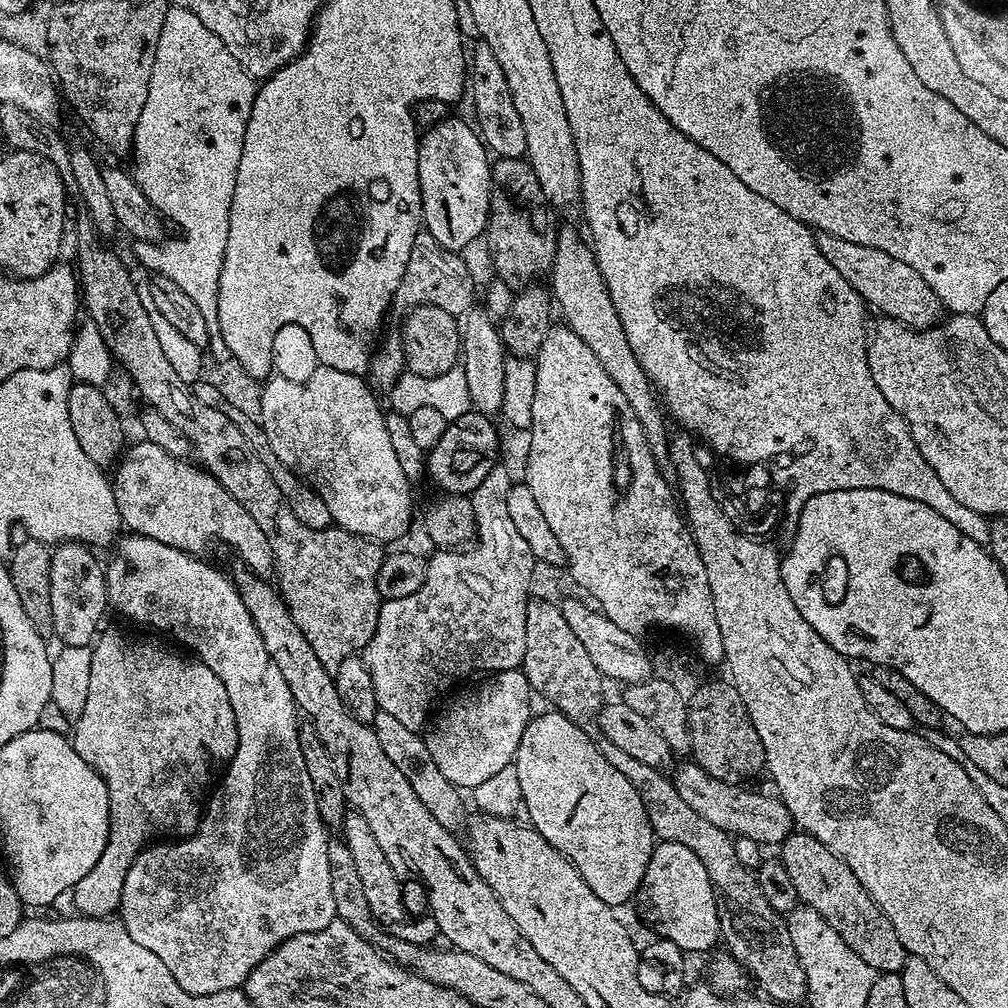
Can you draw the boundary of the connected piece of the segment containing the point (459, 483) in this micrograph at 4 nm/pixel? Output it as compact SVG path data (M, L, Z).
M475 410L462 414L458 419L451 421L442 434L438 446L430 449L426 456L426 472L444 494L471 494L490 474L492 468L497 467L496 455L500 452L500 436L491 424L489 417L483 412Z

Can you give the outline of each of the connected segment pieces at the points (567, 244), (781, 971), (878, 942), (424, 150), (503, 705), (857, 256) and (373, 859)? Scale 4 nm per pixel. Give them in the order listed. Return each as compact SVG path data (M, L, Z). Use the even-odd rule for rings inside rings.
M572 228L559 229L556 232L556 249L550 273L550 295L559 311L560 308L564 311L563 323L572 328L574 334L578 334L578 338L582 338L582 342L586 342L586 346L594 350L594 354L598 354L602 370L606 370L606 374L614 378L614 386L618 386L626 402L630 402L630 410L634 410L634 418L638 418L642 434L646 434L646 442L650 446L652 457L656 459L656 465L662 470L671 469L670 435L668 436L668 428L664 425L665 413L658 403L652 381L648 379L634 354L631 339L626 334L612 301L611 291L600 273L596 254L592 251L589 241L581 236Z
M601 743L599 749L606 758L606 762L610 762L610 766L614 766L614 770L618 770L618 774L622 774L626 778L626 782L630 782L630 786L634 786L634 790L638 790L638 798L642 798L644 803L653 837L657 841L679 842L680 845L687 846L690 850L694 850L694 854L698 854L702 866L706 866L706 874L710 874L710 882L714 886L719 903L722 905L720 931L723 943L728 943L727 951L730 955L742 965L754 984L757 984L764 991L761 993L767 999L777 1005L796 1004L799 1000L801 1003L808 995L808 987L806 986L806 976L798 962L798 954L794 950L794 942L788 933L788 925L762 894L753 869L742 866L742 862L738 862L738 854L734 854L734 846L732 845L733 837L718 830L718 826L713 826L711 822L706 822L706 818L702 818L702 814L698 814L692 807L686 806L686 802L682 802L682 798L678 798L675 783L669 777L667 780L663 771L646 766L646 762L638 762L638 758L626 754L626 750L618 750L618 746L613 744Z
M803 830L793 831L779 845L778 859L790 874L791 885L797 892L799 903L812 908L819 916L826 918L830 926L870 966L877 974L882 972L903 972L908 961L908 951L902 946L902 938L894 934L894 926L890 926L890 918L882 914L882 910L872 901L868 891L854 878L850 866L842 862L818 838L814 838Z
M449 118L447 120L440 120L436 124L431 125L427 129L428 132L419 137L420 145L418 146L418 182L420 183L420 210L422 213L423 227L431 234L435 240L440 243L443 248L449 248L451 252L460 252L464 250L467 244L472 244L476 239L485 235L488 227L488 213L492 210L492 194L494 191L494 185L492 183L492 165L493 161L488 160L490 157L489 149L486 147L483 140L480 138L480 133L471 123L468 124L464 120L455 120L455 118Z
M520 668L494 672L481 680L481 684L465 692L457 691L451 697L452 705L426 732L430 758L434 758L438 770L450 783L461 790L473 790L515 761L518 742L522 742L522 734L534 715L534 693Z
M829 232L815 233L818 250L822 250L822 258L850 282L850 286L864 300L869 309L877 308L881 317L909 324L912 328L925 329L932 327L941 319L942 305L938 294L922 282L922 278L906 262L898 262L898 258L890 258L886 250L878 250L874 246L858 246L854 242L846 242L846 238L838 238Z
M355 810L345 811L343 832L342 843L347 846L350 855L354 857L358 878L362 881L362 891L366 893L366 902L370 906L373 918L400 940L421 946L431 945L435 941L432 939L437 939L438 936L434 918L431 914L423 914L424 916L418 917L417 920L408 916L407 910L404 909L404 896L400 893L401 877L396 876L390 862L386 862L386 854L382 854L382 846L378 846L366 818L362 818L362 814L358 814Z

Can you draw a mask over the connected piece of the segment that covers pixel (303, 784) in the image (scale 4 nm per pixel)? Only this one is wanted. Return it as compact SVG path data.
M124 534L119 537L115 548L116 557L106 564L109 605L113 609L117 608L126 619L133 620L136 624L153 624L154 627L161 628L164 632L172 632L174 639L181 640L189 648L185 648L189 653L195 654L203 664L210 666L210 670L214 670L214 674L218 674L222 686L226 686L230 707L234 710L234 718L238 722L236 753L234 758L228 761L222 773L222 779L215 785L215 788L217 787L216 793L213 796L211 793L207 797L198 830L194 835L181 839L179 842L156 842L145 848L143 852L138 853L126 874L126 886L122 886L122 902L118 909L119 919L123 920L130 938L134 938L134 942L139 942L141 946L146 946L146 950L150 950L150 954L155 954L166 965L166 970L170 970L174 982L178 982L178 986L182 986L182 990L195 996L218 994L222 990L243 986L254 968L261 964L282 942L286 942L298 934L322 930L326 926L330 926L330 922L336 919L334 893L330 891L328 845L326 835L324 836L326 828L320 823L314 790L310 786L310 778L306 774L306 762L302 762L300 729L298 719L296 720L298 709L296 703L292 701L290 686L286 686L286 681L278 671L278 666L274 666L274 658L270 658L266 645L262 642L262 634L258 634L258 628L254 626L250 612L246 610L246 606L240 598L240 592L237 591L233 581L229 577L227 580L218 569L211 568L199 555L171 548L154 538Z

